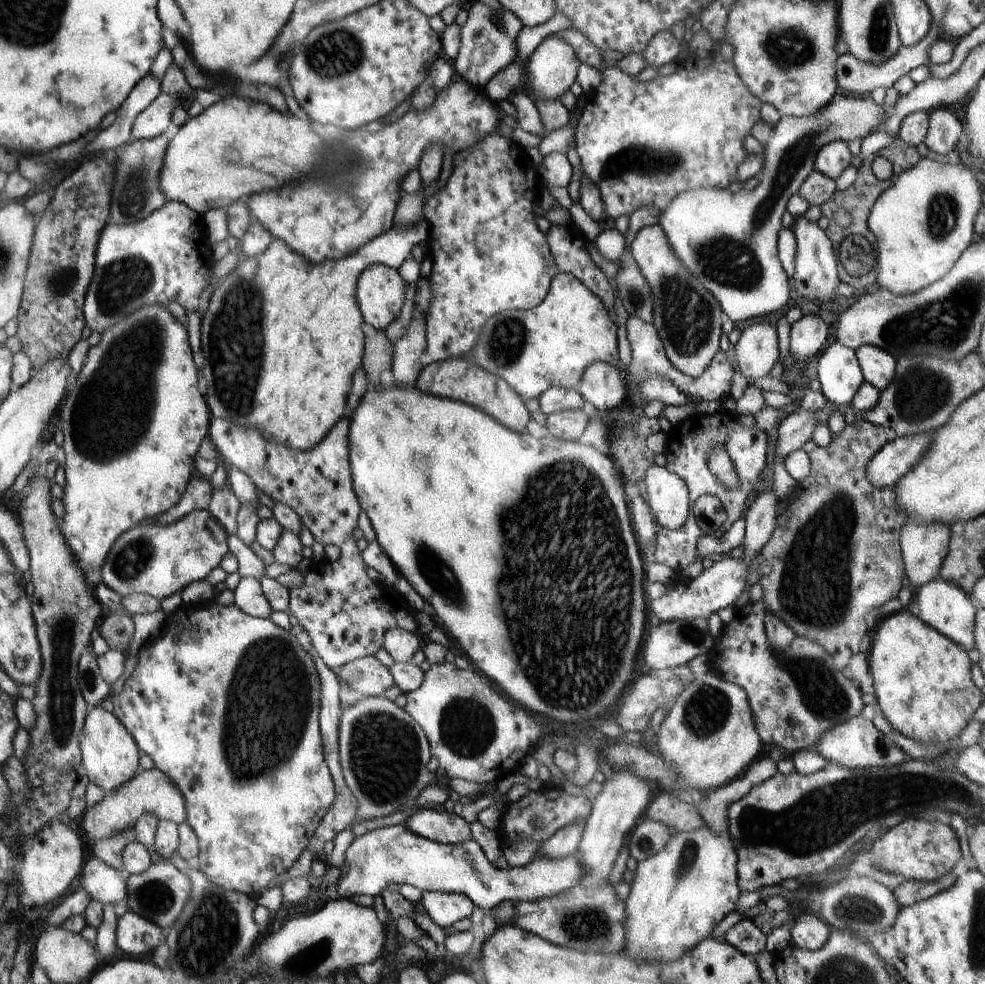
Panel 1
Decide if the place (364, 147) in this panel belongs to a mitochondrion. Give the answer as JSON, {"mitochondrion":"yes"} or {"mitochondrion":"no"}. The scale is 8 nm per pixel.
{"mitochondrion":"yes"}

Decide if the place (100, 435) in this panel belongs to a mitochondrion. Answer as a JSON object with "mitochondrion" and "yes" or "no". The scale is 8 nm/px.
{"mitochondrion":"yes"}

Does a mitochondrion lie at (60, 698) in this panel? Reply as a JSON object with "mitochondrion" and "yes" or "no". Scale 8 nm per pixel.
{"mitochondrion":"yes"}

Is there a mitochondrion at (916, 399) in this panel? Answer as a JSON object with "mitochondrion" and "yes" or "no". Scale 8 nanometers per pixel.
{"mitochondrion":"yes"}

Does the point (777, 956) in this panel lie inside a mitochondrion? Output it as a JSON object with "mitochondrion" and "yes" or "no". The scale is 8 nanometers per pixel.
{"mitochondrion":"no"}

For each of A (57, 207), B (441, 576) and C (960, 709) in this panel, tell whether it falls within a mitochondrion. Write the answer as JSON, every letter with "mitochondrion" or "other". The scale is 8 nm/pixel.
{"A":"other","B":"mitochondrion","C":"other"}

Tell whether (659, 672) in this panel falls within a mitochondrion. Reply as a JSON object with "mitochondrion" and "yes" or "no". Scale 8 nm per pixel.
{"mitochondrion":"no"}

